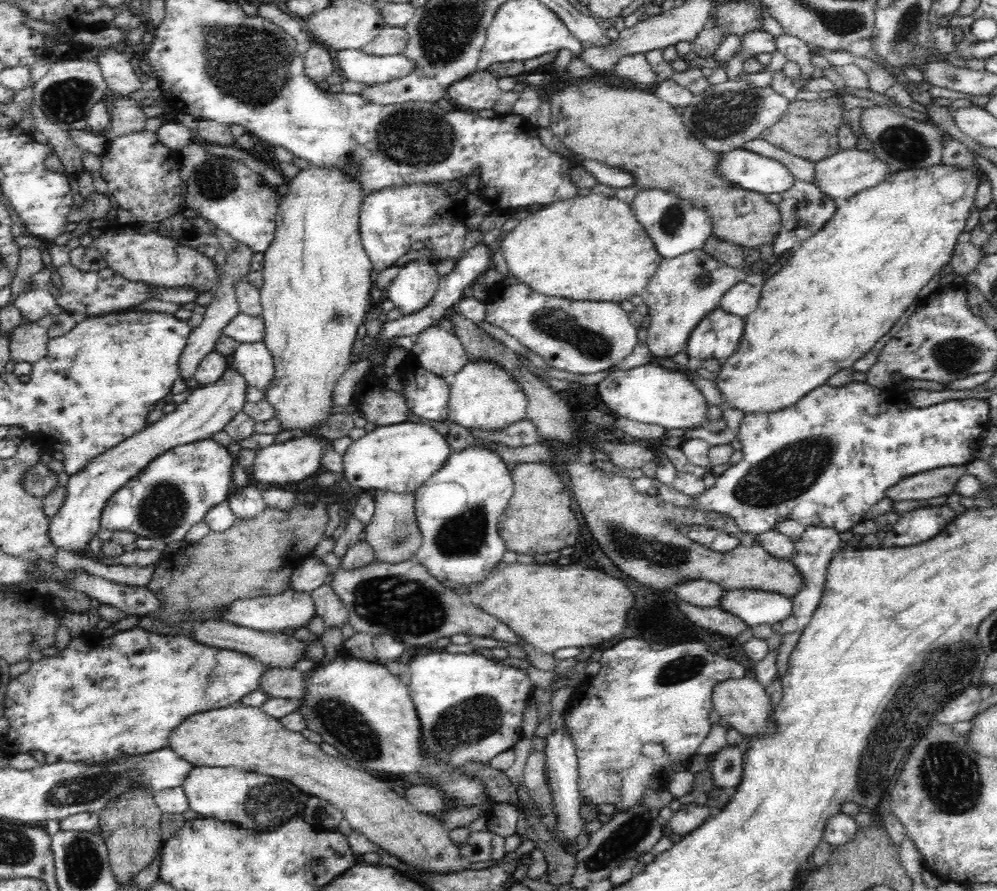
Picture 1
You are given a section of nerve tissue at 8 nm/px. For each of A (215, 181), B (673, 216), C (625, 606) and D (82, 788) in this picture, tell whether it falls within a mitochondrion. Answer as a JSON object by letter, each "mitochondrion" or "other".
{"A":"mitochondrion","B":"mitochondrion","C":"other","D":"mitochondrion"}

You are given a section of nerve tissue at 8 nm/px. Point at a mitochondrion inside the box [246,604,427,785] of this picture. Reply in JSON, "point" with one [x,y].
{"point":[345,723]}

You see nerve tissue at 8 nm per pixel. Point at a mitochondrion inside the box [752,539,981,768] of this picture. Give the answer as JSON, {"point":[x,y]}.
{"point":[964,658]}

